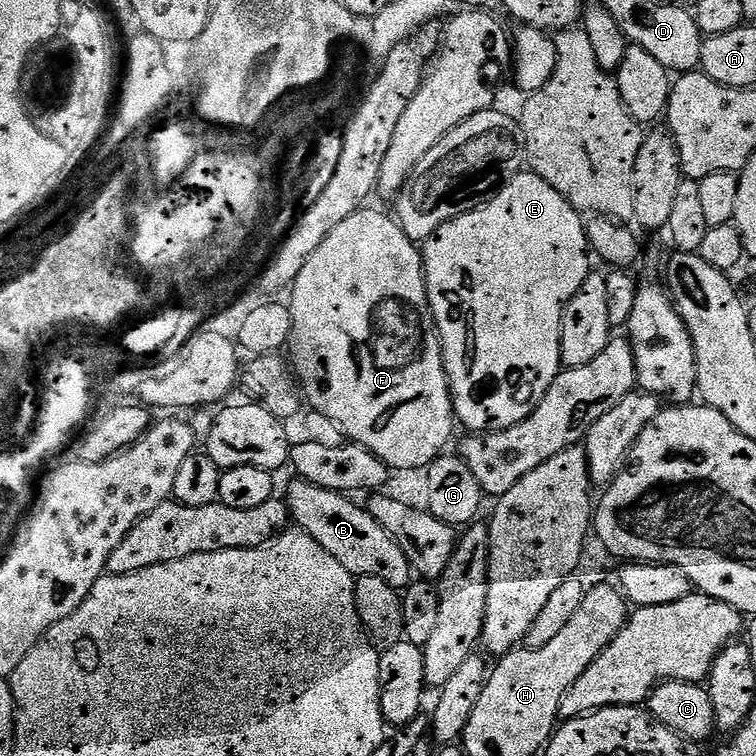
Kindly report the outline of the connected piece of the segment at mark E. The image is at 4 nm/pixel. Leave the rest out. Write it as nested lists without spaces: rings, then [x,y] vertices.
[[[521,170],[511,182],[490,202],[438,226],[438,230],[429,240],[423,241],[422,255],[424,258],[424,281],[428,291],[428,301],[432,317],[436,323],[436,332],[440,336],[440,345],[444,355],[444,369],[448,375],[448,389],[452,395],[452,410],[455,419],[472,434],[483,434],[485,432],[501,432],[518,422],[522,422],[539,406],[546,390],[554,382],[554,378],[560,375],[562,365],[560,363],[560,335],[562,334],[562,314],[564,307],[578,294],[582,282],[586,282],[590,265],[588,256],[588,229],[586,220],[581,213],[577,212],[550,182],[546,182],[541,176],[537,176],[531,170]]]

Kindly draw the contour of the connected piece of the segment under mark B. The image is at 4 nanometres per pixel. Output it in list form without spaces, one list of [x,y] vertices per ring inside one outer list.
[[[299,478],[293,481],[286,495],[291,523],[299,531],[310,534],[326,554],[334,554],[334,558],[338,558],[338,562],[342,562],[354,577],[382,578],[382,582],[390,582],[390,586],[398,590],[413,583],[414,573],[406,554],[402,554],[398,542],[394,542],[394,538],[390,538],[374,518],[370,518],[367,507],[360,505],[359,508],[352,501],[355,499],[343,492],[322,490]]]

